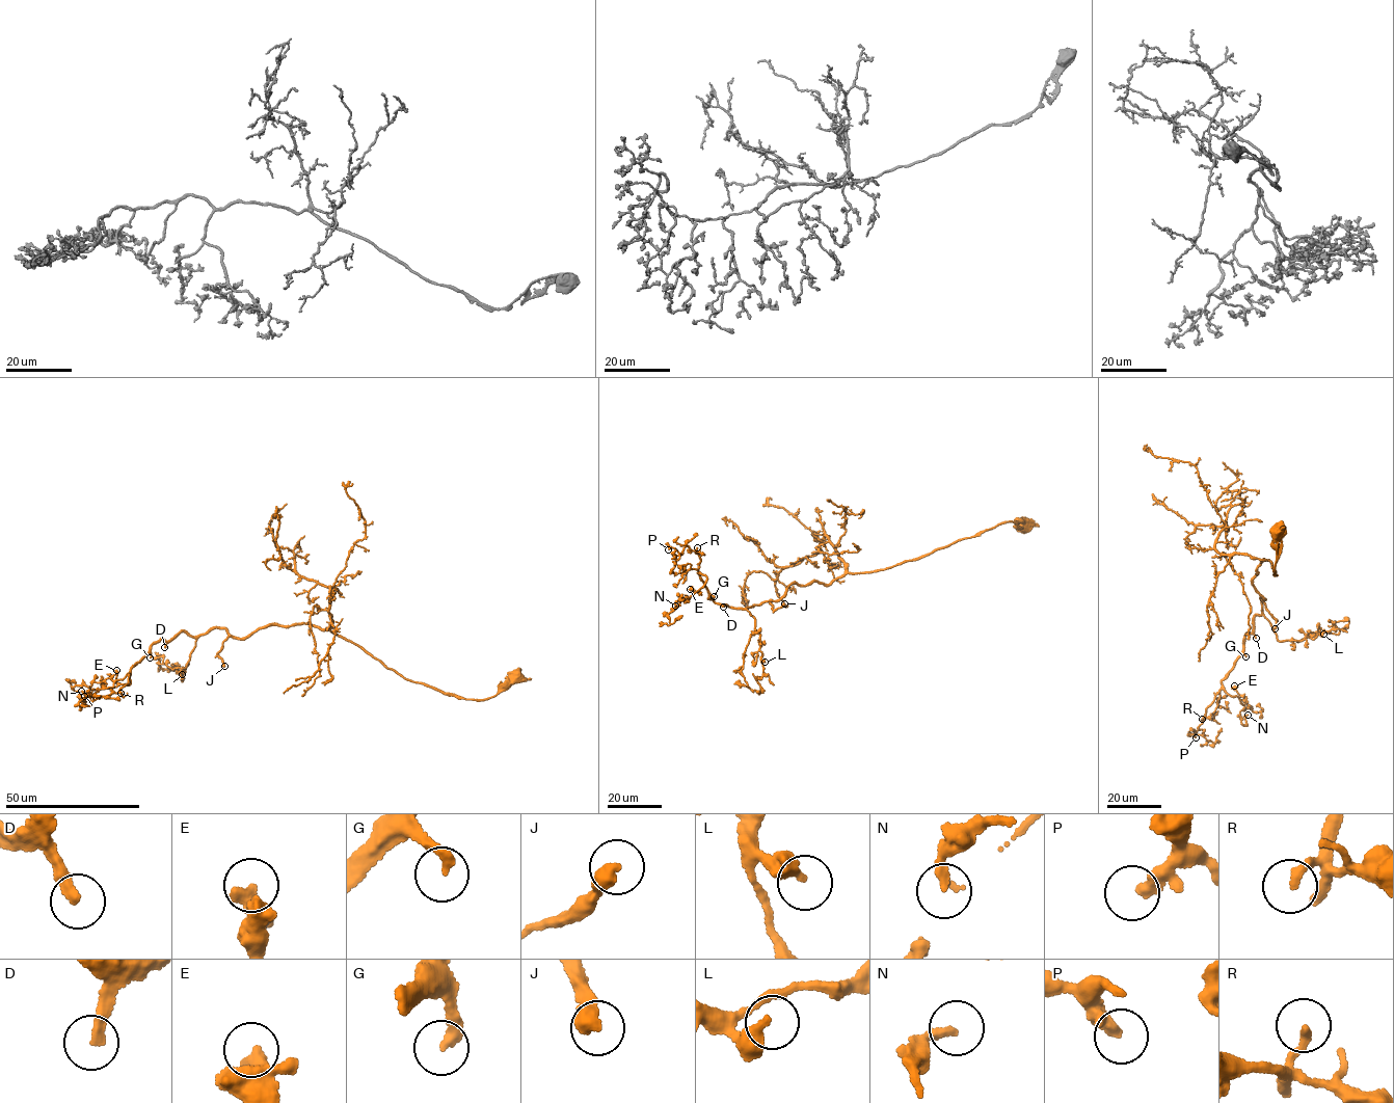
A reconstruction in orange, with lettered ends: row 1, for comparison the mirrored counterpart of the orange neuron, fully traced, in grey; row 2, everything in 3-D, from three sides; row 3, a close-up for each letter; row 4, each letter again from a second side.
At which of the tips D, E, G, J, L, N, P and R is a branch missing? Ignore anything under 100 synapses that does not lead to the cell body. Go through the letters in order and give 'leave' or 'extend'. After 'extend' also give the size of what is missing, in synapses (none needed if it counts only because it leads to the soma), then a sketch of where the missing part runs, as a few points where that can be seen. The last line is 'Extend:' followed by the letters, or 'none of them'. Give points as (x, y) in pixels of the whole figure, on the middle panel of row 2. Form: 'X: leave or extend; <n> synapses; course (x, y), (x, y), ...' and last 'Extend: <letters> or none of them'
D: extend; 250 synapses; course (723, 607), (732, 612), (719, 663), (719, 693), (729, 691), (727, 696)
E: leave
G: extend; 200 synapses; course (714, 596), (719, 597), (721, 611), (703, 625), (697, 641), (686, 631), (678, 638)
J: extend; 300 synapses; course (784, 603), (804, 589), (813, 588), (829, 622), (829, 639), (833, 645), (832, 649), (820, 644), (816, 648)
L: leave
N: leave
P: leave
R: leave
Extend: D, G, J

